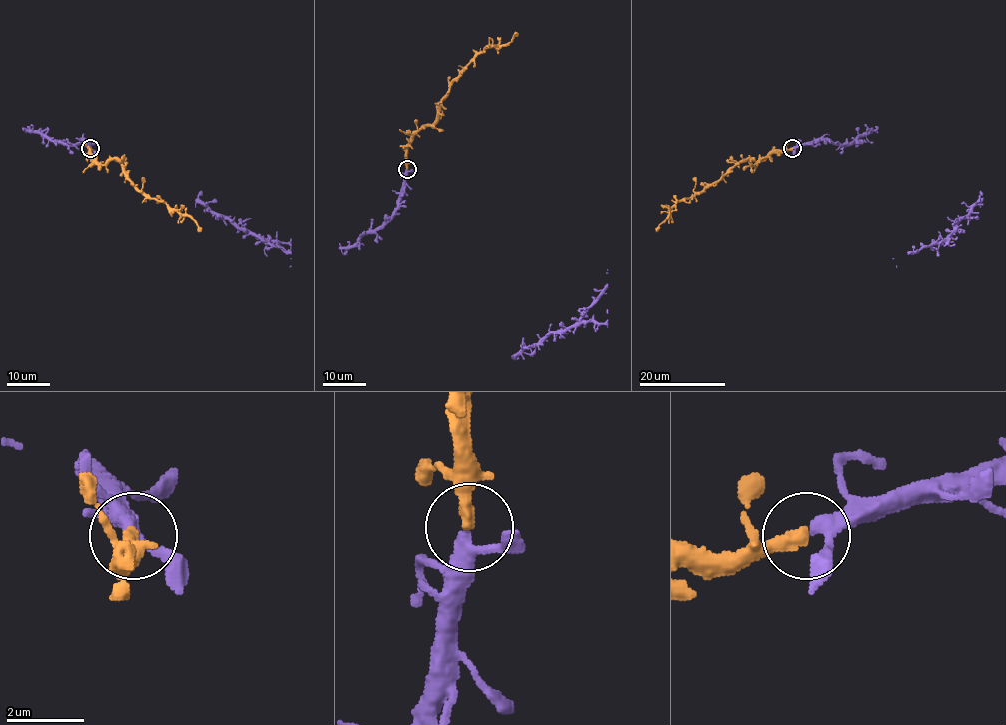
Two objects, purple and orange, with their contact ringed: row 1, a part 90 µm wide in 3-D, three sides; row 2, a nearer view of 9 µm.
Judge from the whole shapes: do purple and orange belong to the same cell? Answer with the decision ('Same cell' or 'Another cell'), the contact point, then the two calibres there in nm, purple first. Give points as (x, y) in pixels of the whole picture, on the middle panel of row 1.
Same cell. Place: (407, 169). Thickness 300 nm (purple) against 360 nm

